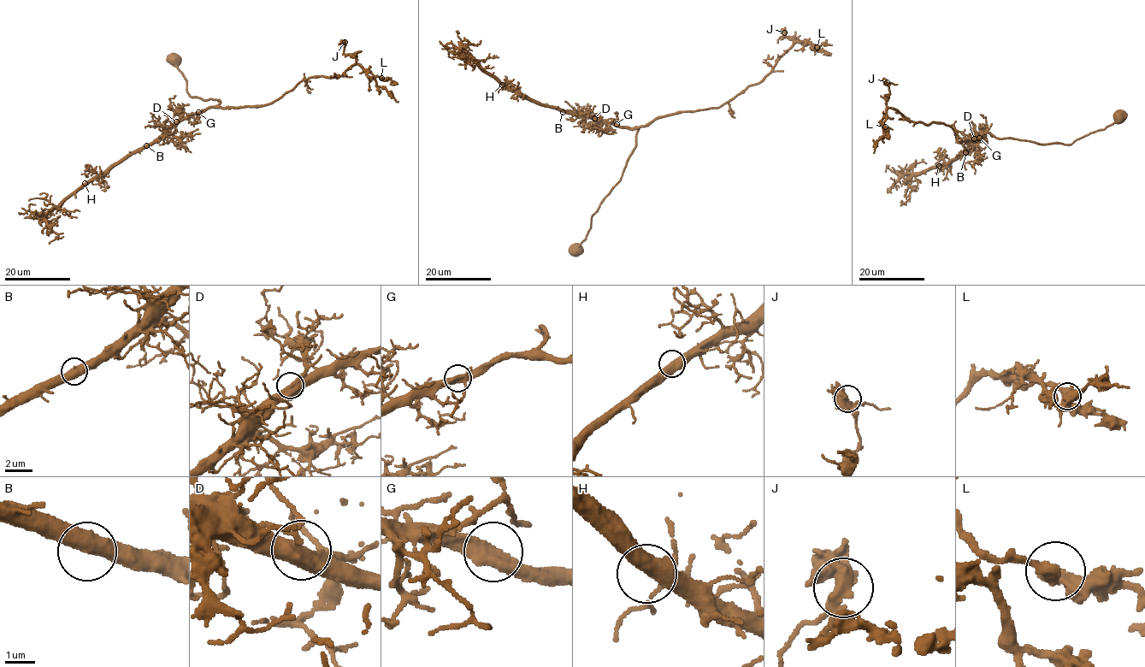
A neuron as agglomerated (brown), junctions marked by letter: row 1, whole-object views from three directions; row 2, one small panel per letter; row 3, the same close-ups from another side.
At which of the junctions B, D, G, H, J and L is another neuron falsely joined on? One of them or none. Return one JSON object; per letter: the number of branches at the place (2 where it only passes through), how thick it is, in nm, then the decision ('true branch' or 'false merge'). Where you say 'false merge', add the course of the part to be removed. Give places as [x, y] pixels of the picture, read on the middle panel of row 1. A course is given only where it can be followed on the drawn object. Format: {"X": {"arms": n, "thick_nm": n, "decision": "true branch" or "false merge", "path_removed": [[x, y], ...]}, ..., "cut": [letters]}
{"B": {"arms": 2, "thick_nm": 500, "decision": "true branch"}, "D": {"arms": 2, "thick_nm": 550, "decision": "true branch"}, "G": {"arms": 2, "thick_nm": 500, "decision": "true branch"}, "H": {"arms": 2, "thick_nm": 500, "decision": "true branch"}, "J": {"arms": 2, "thick_nm": 500, "decision": "true branch"}, "L": {"arms": 2, "thick_nm": 400, "decision": "true branch"}, "cut": []}

